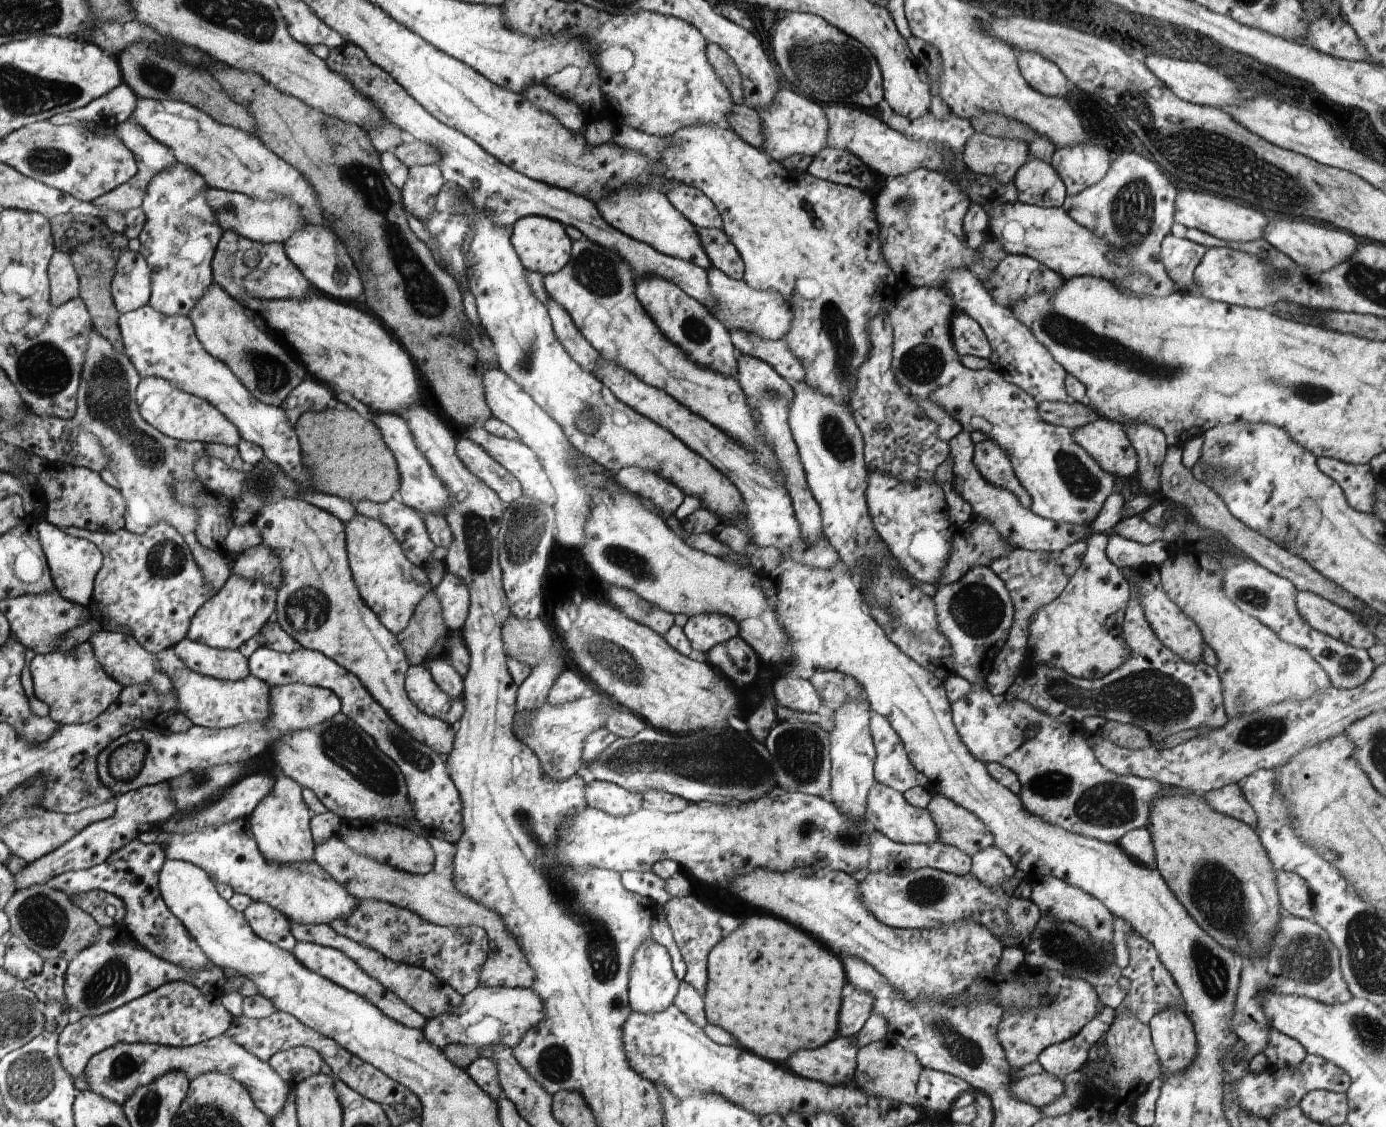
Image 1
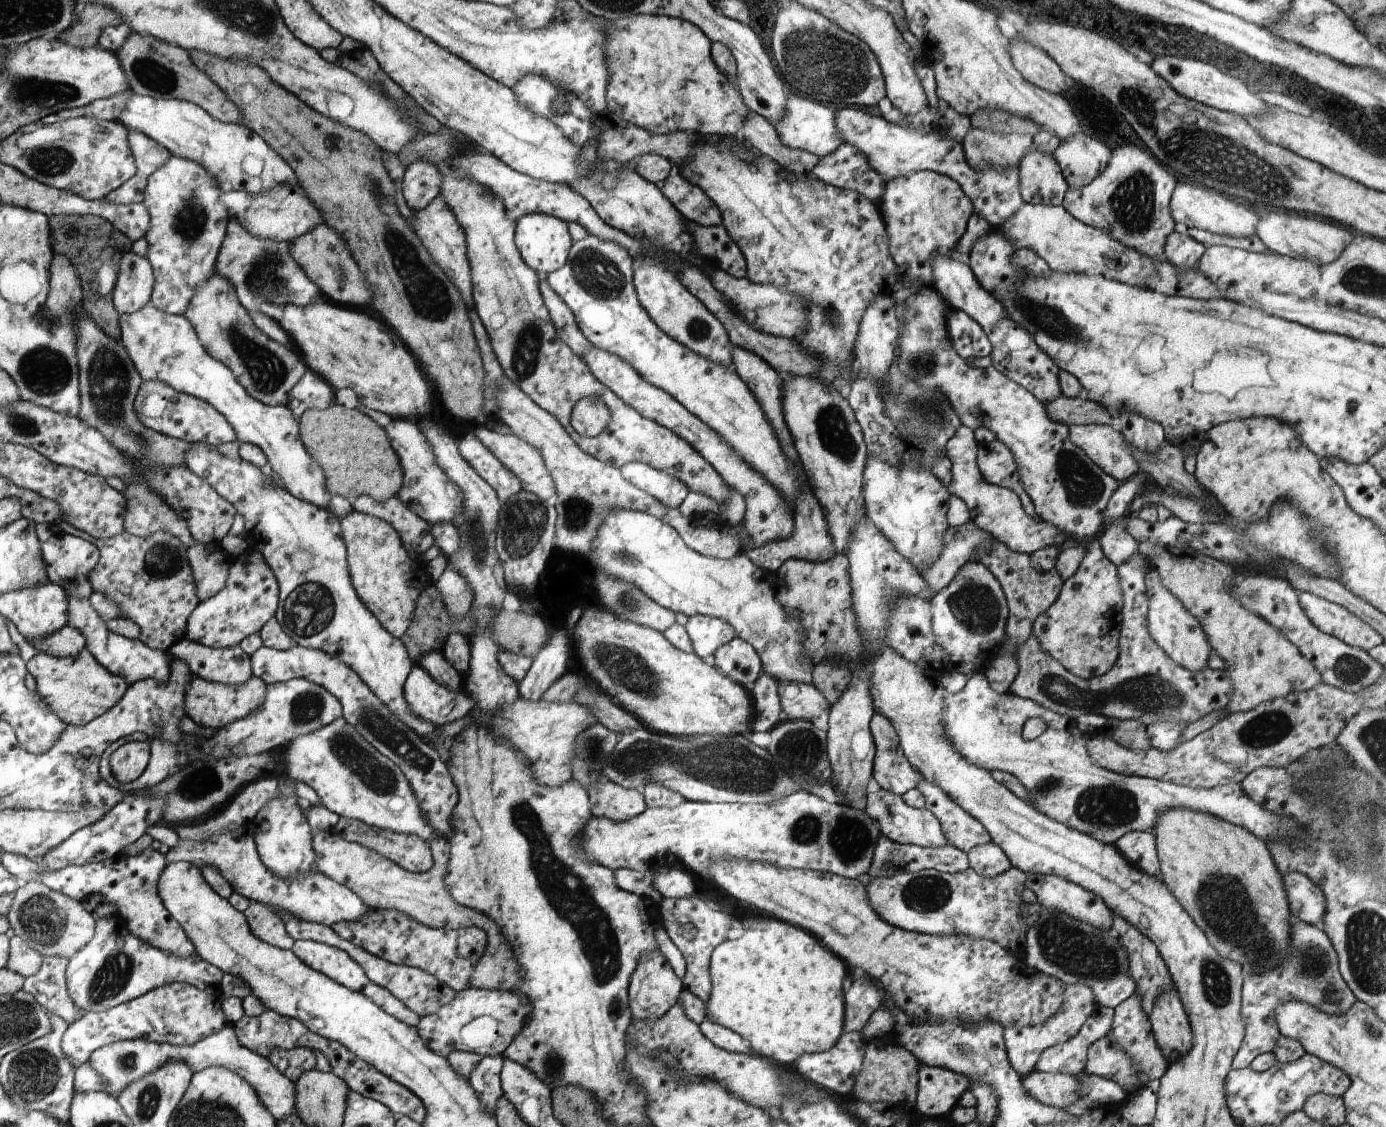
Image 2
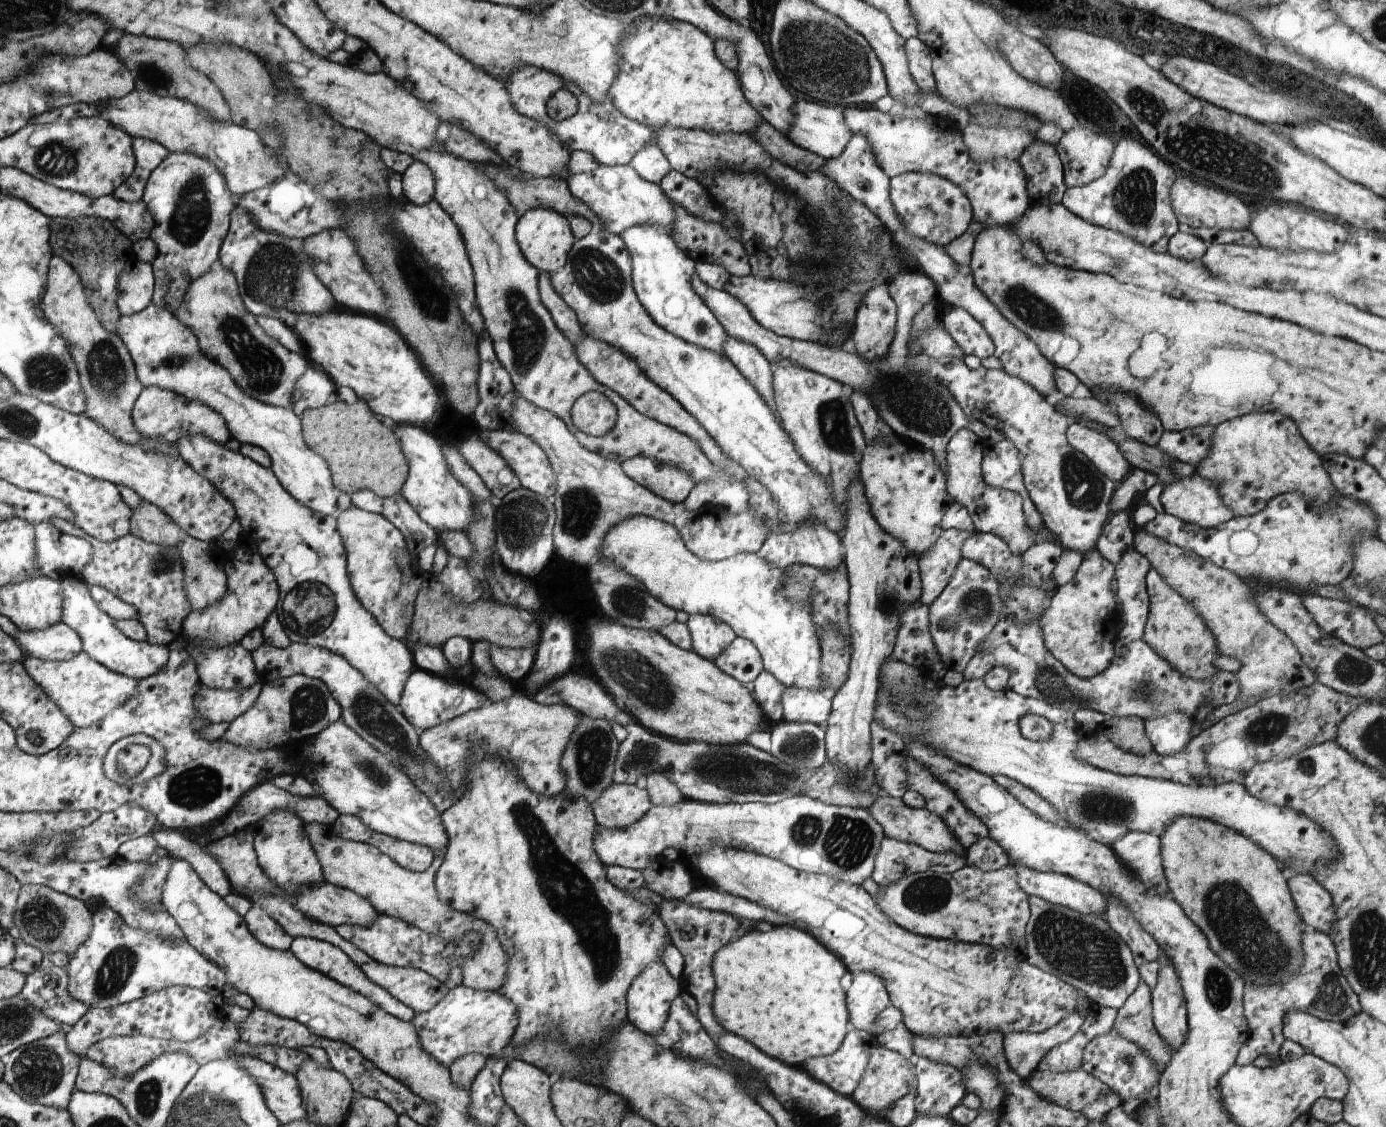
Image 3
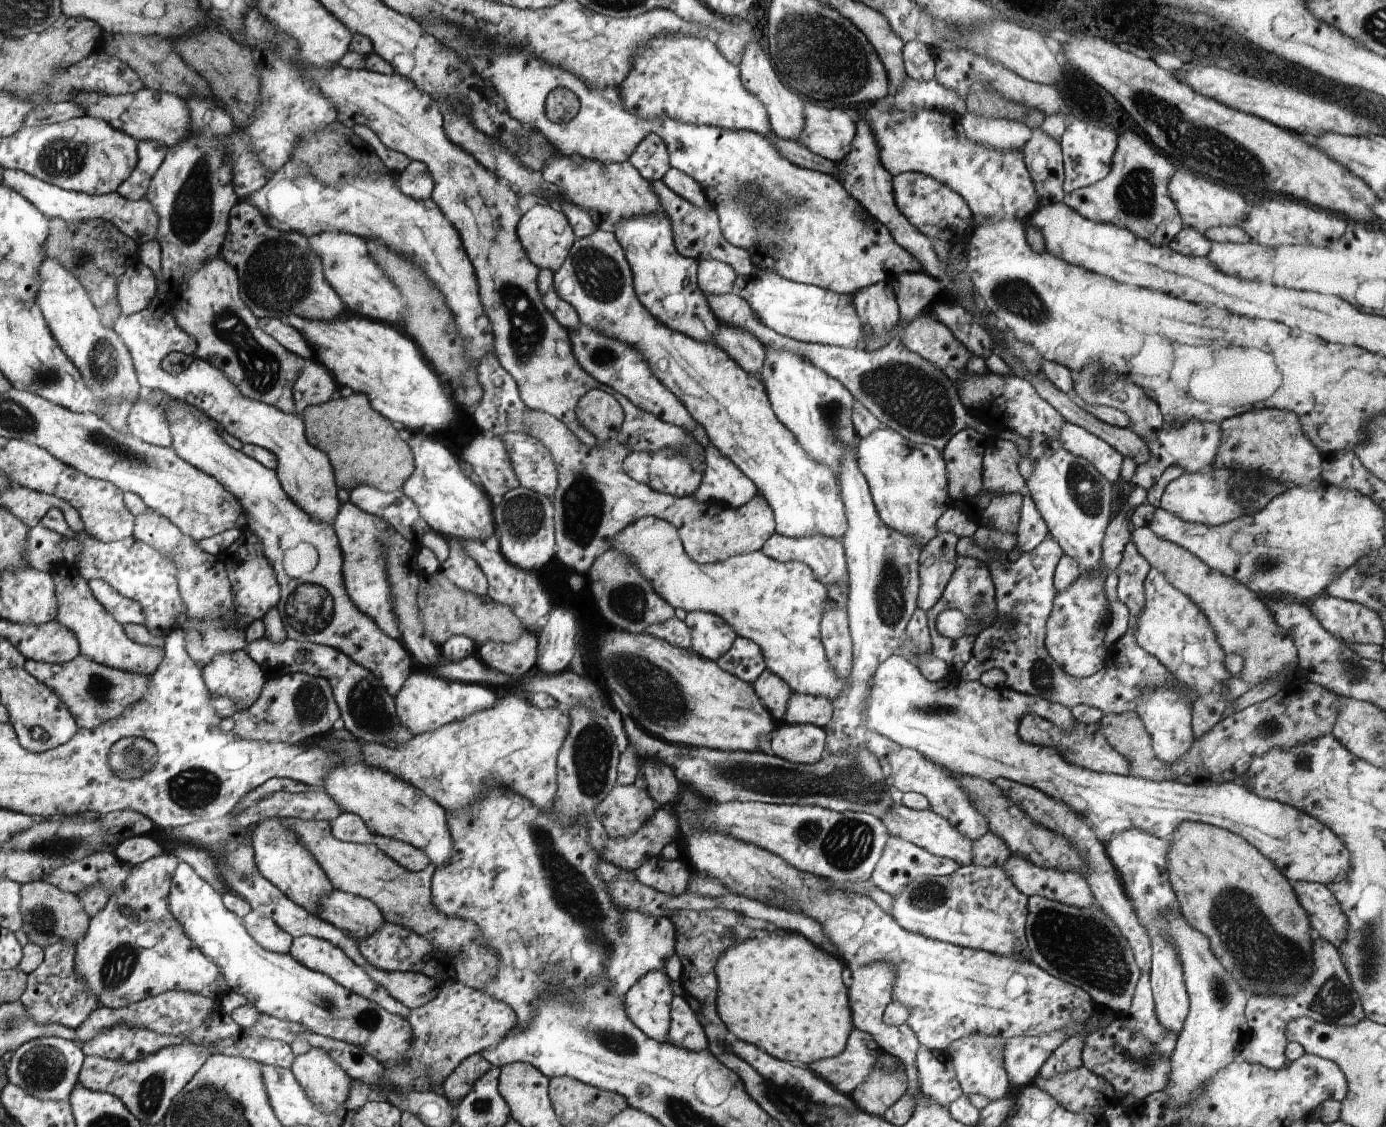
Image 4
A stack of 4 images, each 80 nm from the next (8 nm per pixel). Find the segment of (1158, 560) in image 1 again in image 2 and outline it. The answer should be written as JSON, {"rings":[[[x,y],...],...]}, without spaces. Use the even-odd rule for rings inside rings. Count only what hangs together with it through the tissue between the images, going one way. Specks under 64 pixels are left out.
{"rings":[[[1118,519],[1109,525],[1103,526],[1097,536],[1097,542],[1105,558],[1115,567],[1121,562],[1129,560],[1131,554],[1137,553],[1137,542],[1125,530],[1125,519]]]}

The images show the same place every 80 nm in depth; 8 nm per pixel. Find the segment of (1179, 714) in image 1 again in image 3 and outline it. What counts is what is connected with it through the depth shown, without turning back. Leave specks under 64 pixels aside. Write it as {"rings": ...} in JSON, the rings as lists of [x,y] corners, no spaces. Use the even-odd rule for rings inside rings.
{"rings":[[[1054,539],[1049,541],[1039,541],[1032,548],[1029,547],[1023,552],[1021,557],[1022,567],[1019,574],[1011,579],[997,579],[998,587],[1000,588],[1000,601],[1002,602],[1001,615],[995,626],[991,629],[989,635],[979,643],[976,648],[973,658],[965,665],[962,670],[962,675],[965,679],[976,678],[981,679],[982,676],[991,668],[1003,667],[1009,670],[1009,678],[1006,682],[1006,688],[1012,690],[1015,694],[1042,700],[1049,703],[1051,706],[1059,707],[1067,712],[1074,714],[1076,710],[1091,709],[1107,717],[1139,717],[1145,720],[1157,715],[1166,715],[1172,712],[1182,712],[1189,718],[1194,719],[1200,707],[1209,707],[1211,710],[1233,702],[1238,698],[1238,684],[1232,673],[1227,671],[1215,671],[1210,677],[1204,679],[1192,679],[1178,673],[1173,667],[1169,666],[1167,661],[1164,661],[1160,656],[1157,656],[1151,650],[1148,644],[1142,639],[1144,624],[1148,613],[1148,594],[1146,591],[1145,577],[1149,569],[1152,567],[1150,562],[1144,556],[1141,556],[1135,549],[1127,549],[1119,559],[1117,564],[1114,564],[1114,578],[1117,584],[1114,594],[1121,601],[1120,612],[1122,613],[1123,626],[1115,633],[1115,648],[1119,648],[1119,654],[1113,658],[1113,664],[1105,670],[1097,673],[1088,679],[1080,679],[1078,676],[1071,674],[1065,667],[1051,656],[1051,653],[1045,648],[1042,632],[1038,625],[1040,614],[1036,615],[1029,624],[1015,624],[1012,620],[1012,615],[1006,612],[1006,598],[1010,595],[1010,588],[1013,584],[1018,584],[1019,587],[1037,587],[1042,589],[1046,587],[1048,578],[1051,577],[1054,564],[1057,557],[1062,551],[1062,547]]]}

